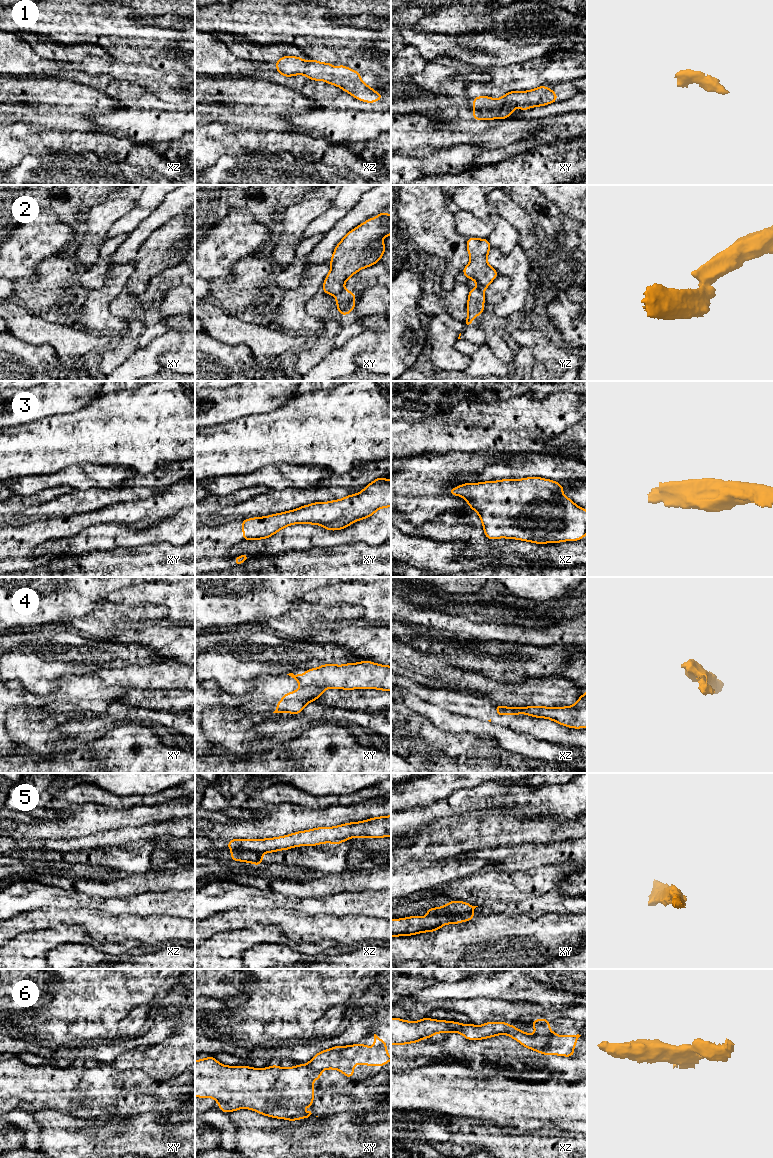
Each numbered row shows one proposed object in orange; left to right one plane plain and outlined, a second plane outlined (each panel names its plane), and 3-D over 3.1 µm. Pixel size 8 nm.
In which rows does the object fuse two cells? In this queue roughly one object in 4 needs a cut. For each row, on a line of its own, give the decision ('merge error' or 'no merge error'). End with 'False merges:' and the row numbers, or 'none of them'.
1: no merge error
2: merge error
3: no merge error
4: merge error
5: merge error
6: merge error
False merges: 2, 4, 5, 6

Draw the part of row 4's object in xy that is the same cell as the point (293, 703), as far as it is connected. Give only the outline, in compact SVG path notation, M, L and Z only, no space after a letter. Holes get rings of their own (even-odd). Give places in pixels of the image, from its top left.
M293 673L287 675L294 678L301 688L292 693L287 692L277 703L276 710L273 713L287 712L290 714L299 714L309 702L314 702L326 689L316 685L303 686Z

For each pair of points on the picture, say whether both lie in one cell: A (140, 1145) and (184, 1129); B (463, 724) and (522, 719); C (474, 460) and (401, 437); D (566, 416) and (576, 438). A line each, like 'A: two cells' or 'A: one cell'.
A: two cells
B: two cells
C: two cells
D: two cells

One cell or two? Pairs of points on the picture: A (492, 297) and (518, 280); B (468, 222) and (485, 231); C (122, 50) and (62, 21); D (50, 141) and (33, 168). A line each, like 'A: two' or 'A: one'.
A: two
B: one
C: one
D: two

